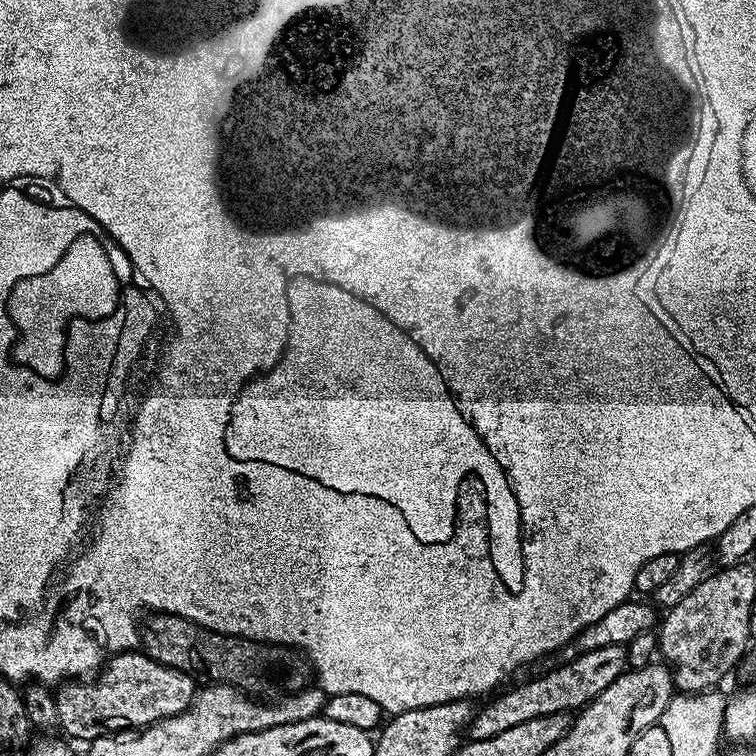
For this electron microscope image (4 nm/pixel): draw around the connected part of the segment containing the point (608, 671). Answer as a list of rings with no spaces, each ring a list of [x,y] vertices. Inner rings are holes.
[[[623,644],[601,646],[599,650],[590,650],[565,664],[556,664],[545,676],[536,676],[501,696],[493,695],[493,700],[473,715],[466,729],[467,735],[473,740],[494,738],[494,734],[502,734],[502,730],[510,730],[510,726],[530,722],[530,718],[542,718],[542,714],[575,713],[598,698],[598,694],[602,694],[602,690],[606,690],[606,686],[610,686],[610,682],[619,678],[627,668],[628,650]]]

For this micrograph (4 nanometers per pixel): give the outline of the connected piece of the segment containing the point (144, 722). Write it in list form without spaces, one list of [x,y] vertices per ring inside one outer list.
[[[131,650],[113,655],[100,668],[98,678],[100,678],[100,681],[97,684],[87,684],[89,682],[87,679],[77,678],[71,682],[61,683],[55,689],[59,731],[64,731],[65,734],[63,733],[63,735],[65,737],[73,736],[73,738],[68,737],[73,741],[91,742],[100,736],[125,730],[139,730],[159,720],[170,718],[174,714],[182,714],[182,710],[191,706],[198,691],[198,684],[192,681],[195,680],[193,673],[174,670],[170,666],[150,658],[147,652],[143,650]]]

